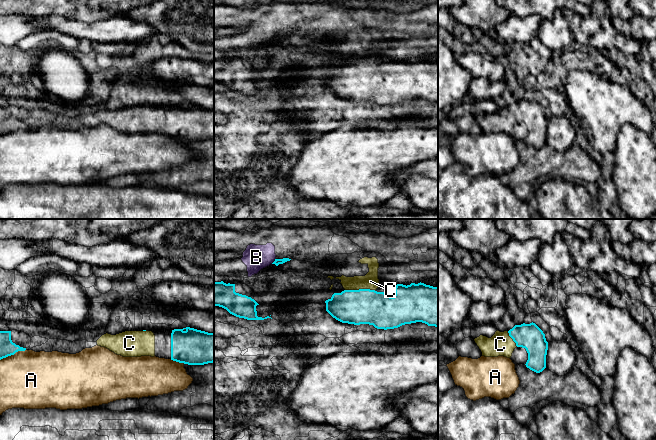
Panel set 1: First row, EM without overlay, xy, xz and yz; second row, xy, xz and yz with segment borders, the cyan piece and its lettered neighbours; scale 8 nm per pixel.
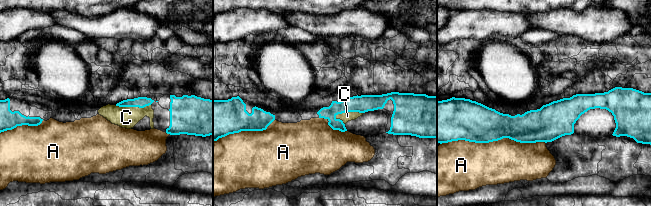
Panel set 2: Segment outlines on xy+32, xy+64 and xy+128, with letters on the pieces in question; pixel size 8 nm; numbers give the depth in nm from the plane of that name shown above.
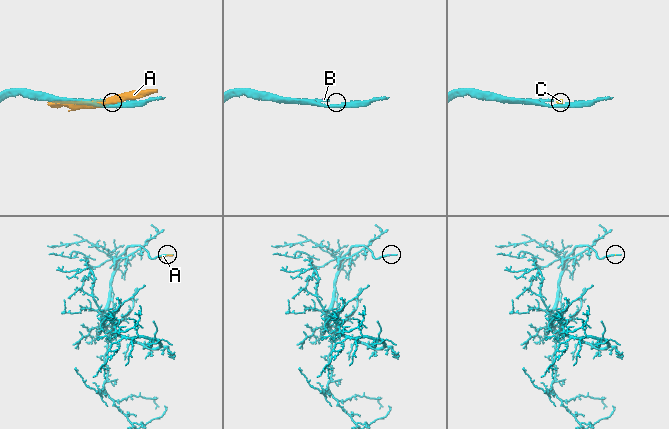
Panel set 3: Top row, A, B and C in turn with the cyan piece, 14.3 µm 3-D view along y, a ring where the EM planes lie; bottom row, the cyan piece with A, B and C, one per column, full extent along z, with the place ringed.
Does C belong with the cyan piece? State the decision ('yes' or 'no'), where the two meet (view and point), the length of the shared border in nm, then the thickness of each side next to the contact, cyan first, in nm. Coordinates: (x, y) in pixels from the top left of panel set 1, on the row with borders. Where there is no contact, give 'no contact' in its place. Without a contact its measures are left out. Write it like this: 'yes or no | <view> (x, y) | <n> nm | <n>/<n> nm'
yes | xz (359, 289) | 240 nm | 280/130 nm

